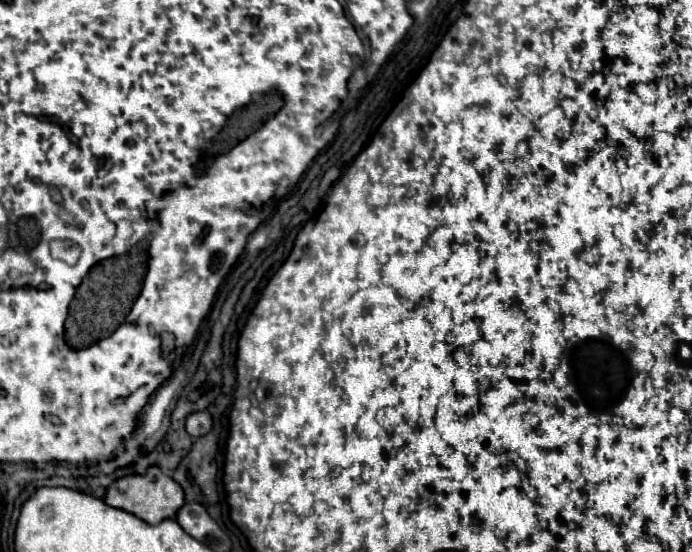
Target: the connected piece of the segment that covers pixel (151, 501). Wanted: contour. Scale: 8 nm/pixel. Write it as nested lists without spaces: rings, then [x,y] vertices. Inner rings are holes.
[[[150,469],[144,475],[128,475],[128,477],[116,479],[106,489],[104,503],[110,507],[116,507],[116,509],[134,513],[136,517],[140,517],[142,521],[146,521],[150,525],[158,525],[164,519],[176,517],[180,505],[184,505],[184,493],[182,493],[182,487],[174,479],[170,479],[162,473],[152,473],[152,469]]]

